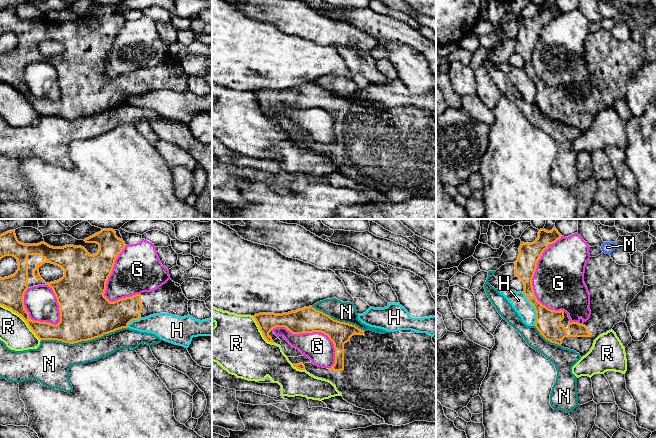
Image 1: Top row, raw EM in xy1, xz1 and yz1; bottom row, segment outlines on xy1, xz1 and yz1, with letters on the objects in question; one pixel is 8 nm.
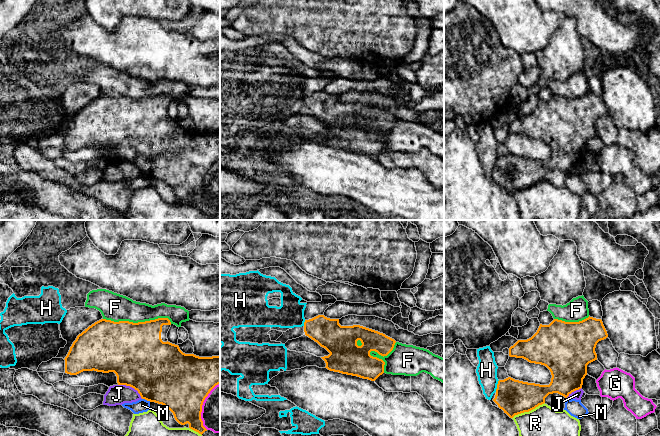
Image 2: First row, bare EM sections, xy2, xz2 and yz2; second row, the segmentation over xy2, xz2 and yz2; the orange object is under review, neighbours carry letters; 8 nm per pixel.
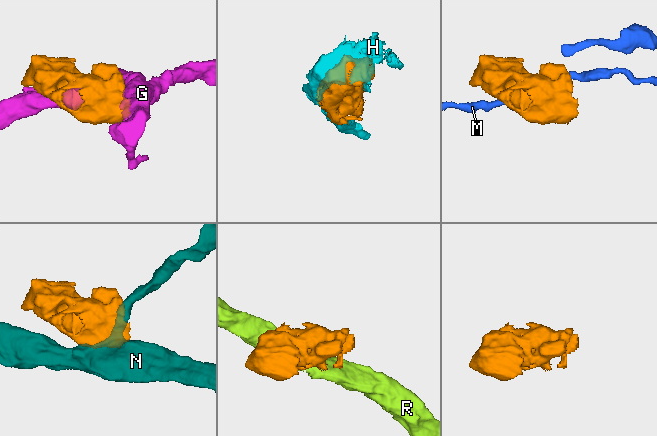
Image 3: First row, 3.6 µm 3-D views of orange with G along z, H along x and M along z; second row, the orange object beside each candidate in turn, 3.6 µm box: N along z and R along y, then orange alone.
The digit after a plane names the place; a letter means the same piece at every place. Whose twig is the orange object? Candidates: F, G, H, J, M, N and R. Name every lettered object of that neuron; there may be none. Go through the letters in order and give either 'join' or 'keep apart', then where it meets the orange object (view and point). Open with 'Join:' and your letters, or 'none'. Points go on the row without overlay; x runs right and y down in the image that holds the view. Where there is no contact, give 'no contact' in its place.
Join: none
F: keep apart | xy2 (138, 98)
G: keep apart | yz1 (533, 51)
H: keep apart | yz1 (535, 85)
J: keep apart | xy2 (131, 162)
M: keep apart | xy2 (146, 175)
N: keep apart | xy1 (84, 116)
R: keep apart | xy1 (22, 93)

